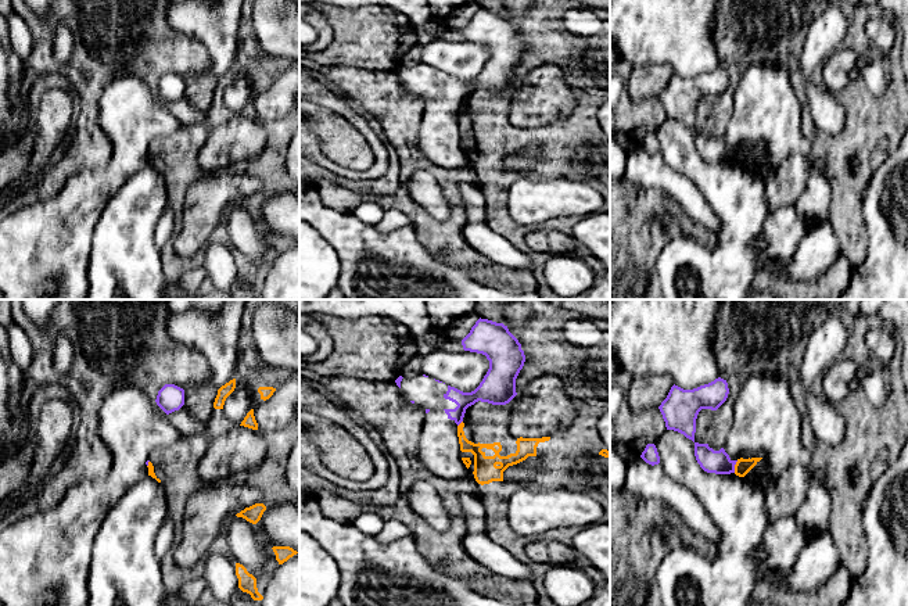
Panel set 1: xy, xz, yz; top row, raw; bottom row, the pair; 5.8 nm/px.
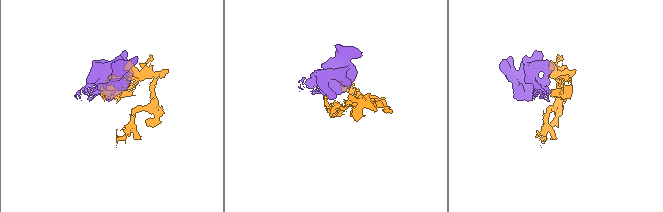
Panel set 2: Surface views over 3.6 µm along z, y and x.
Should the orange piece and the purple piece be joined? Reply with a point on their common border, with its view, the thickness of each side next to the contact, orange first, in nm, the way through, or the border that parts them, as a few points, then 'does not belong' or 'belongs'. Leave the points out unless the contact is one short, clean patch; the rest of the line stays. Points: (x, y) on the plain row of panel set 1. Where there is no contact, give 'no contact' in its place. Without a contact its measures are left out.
yz (735, 156) | 90/140 nm | along yz (738, 150), (734, 161) | does not belong

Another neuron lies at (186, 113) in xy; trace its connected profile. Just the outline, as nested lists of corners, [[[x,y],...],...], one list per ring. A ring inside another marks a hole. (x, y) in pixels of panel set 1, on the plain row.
[[[183,94],[179,100],[168,104],[169,111],[176,116],[180,125],[198,125],[204,123],[207,114],[194,107]]]

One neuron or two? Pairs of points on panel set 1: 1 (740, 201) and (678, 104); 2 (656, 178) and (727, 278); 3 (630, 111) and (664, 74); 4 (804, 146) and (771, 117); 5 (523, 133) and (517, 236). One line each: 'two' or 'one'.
1: two
2: two
3: one
4: one
5: one

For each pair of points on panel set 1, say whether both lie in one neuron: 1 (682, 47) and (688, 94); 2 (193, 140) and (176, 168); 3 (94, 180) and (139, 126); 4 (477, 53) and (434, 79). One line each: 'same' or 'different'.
1: same
2: same
3: same
4: different

